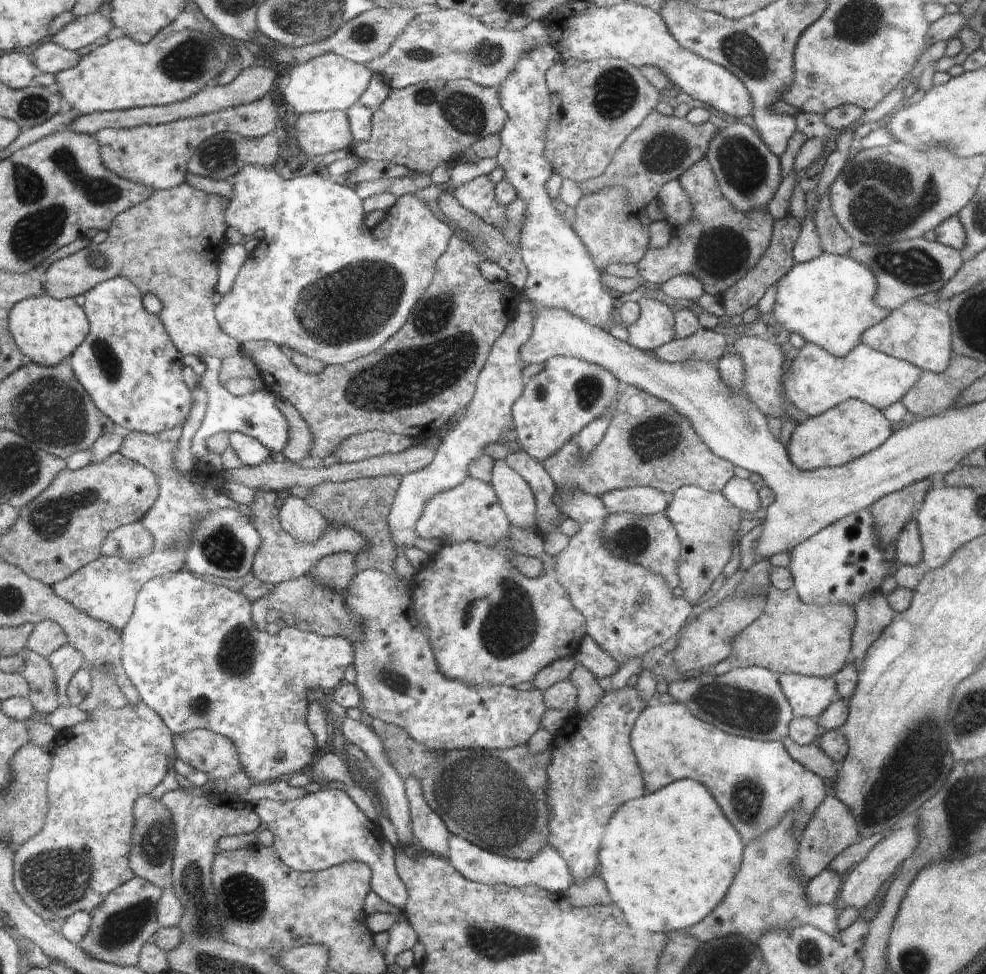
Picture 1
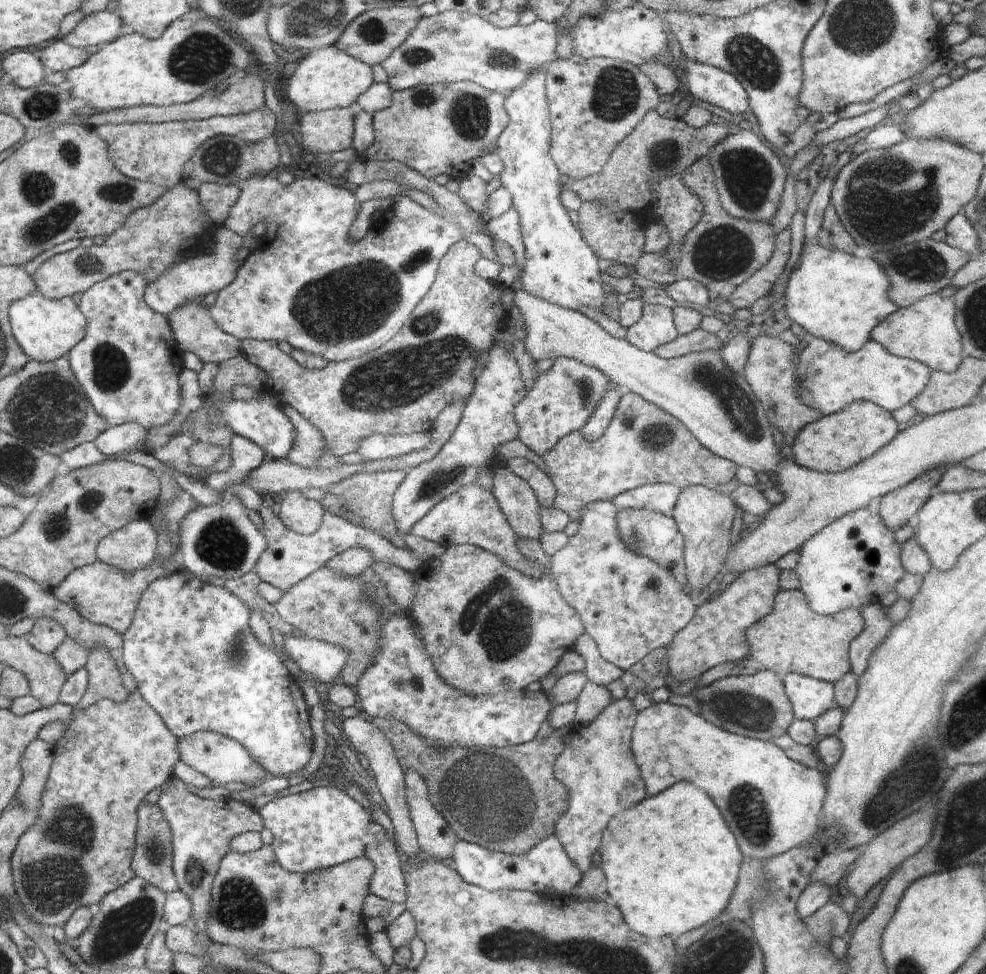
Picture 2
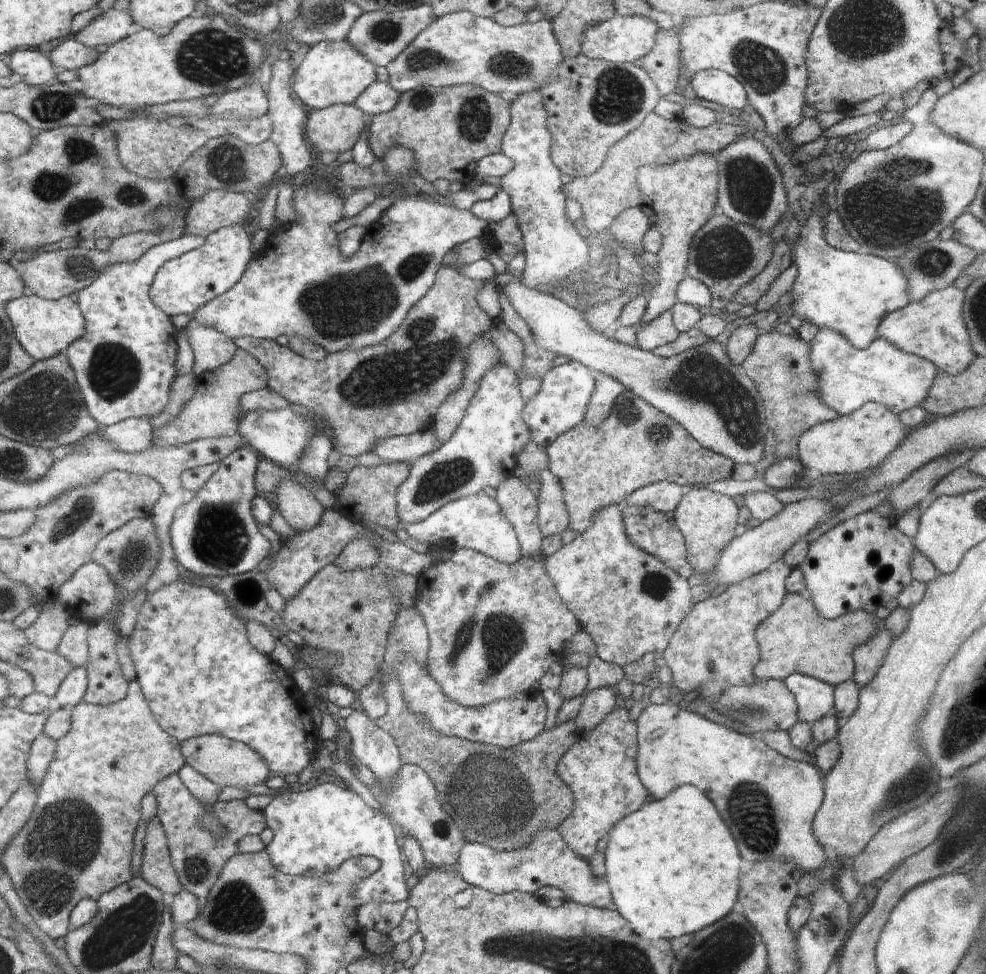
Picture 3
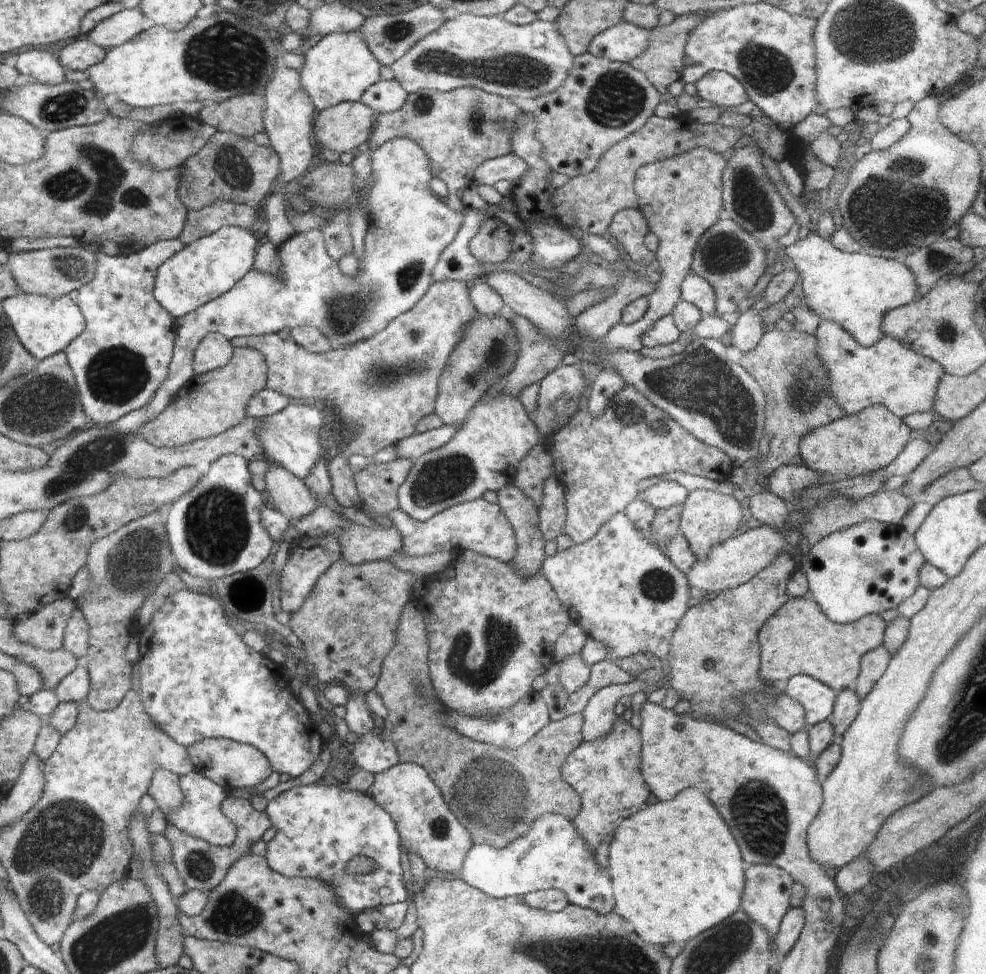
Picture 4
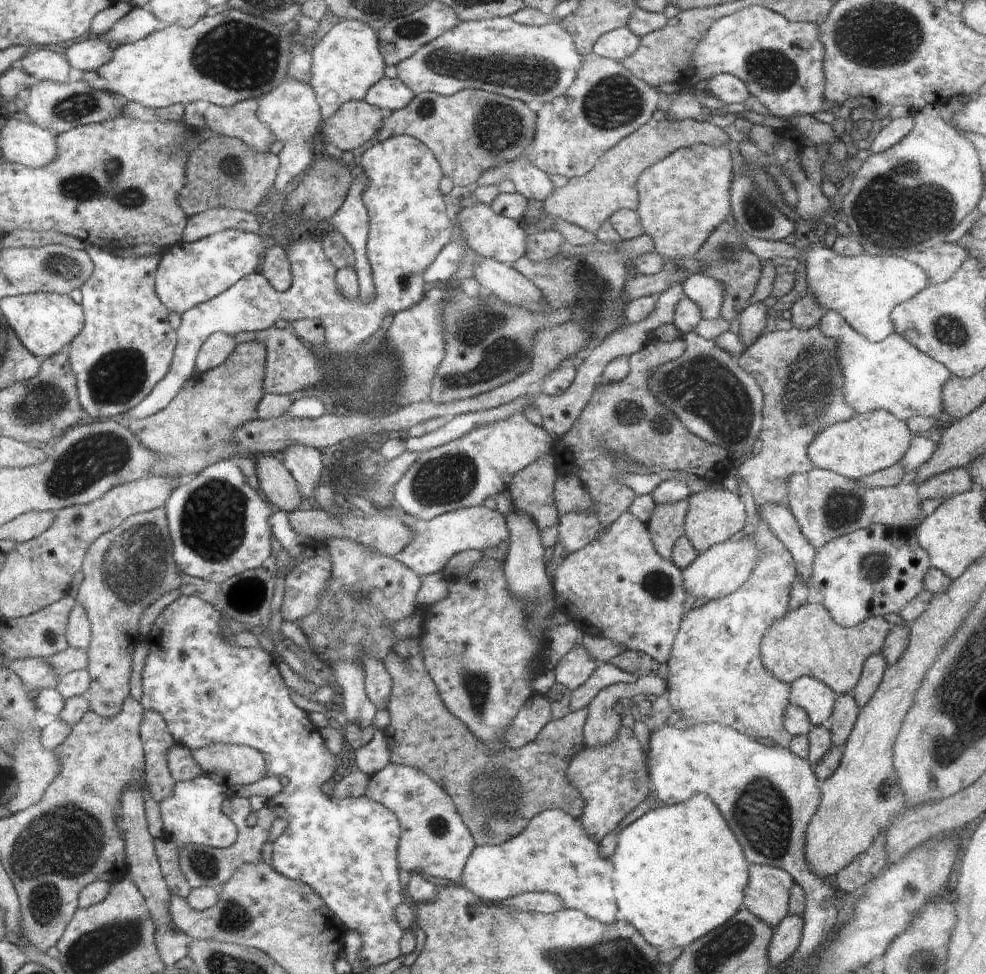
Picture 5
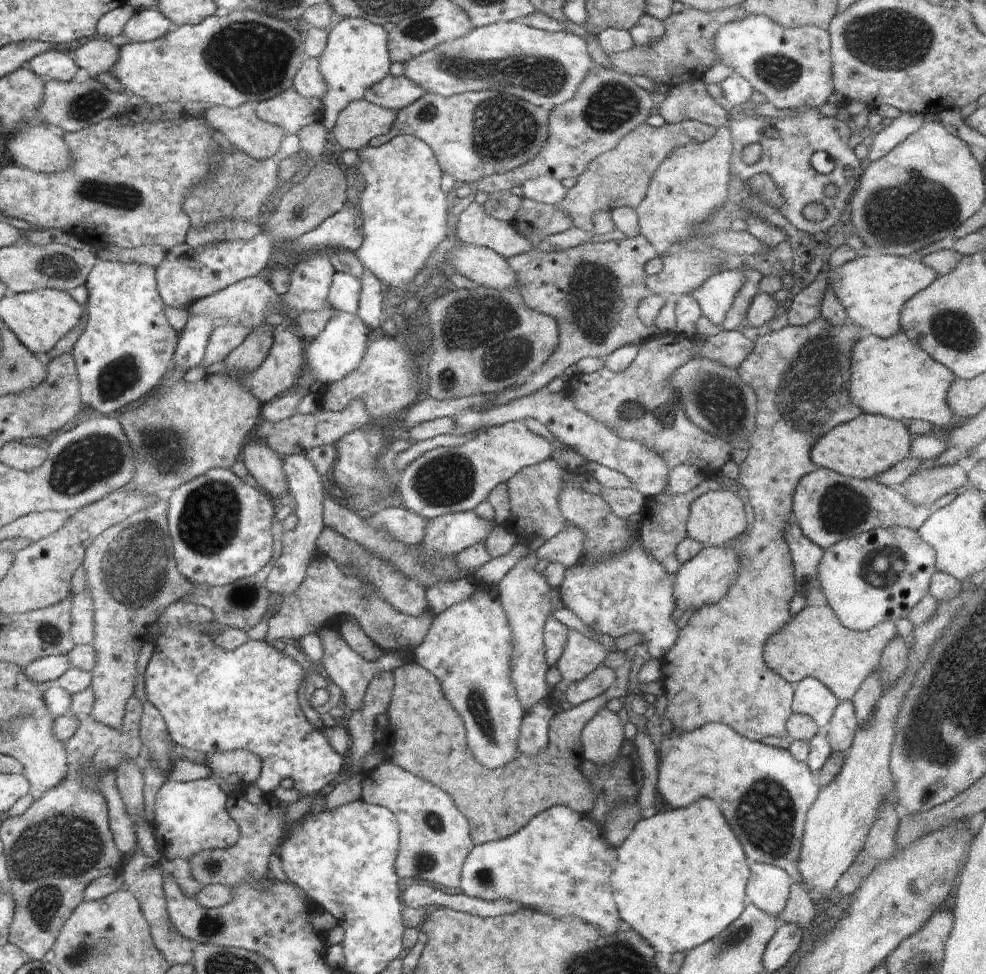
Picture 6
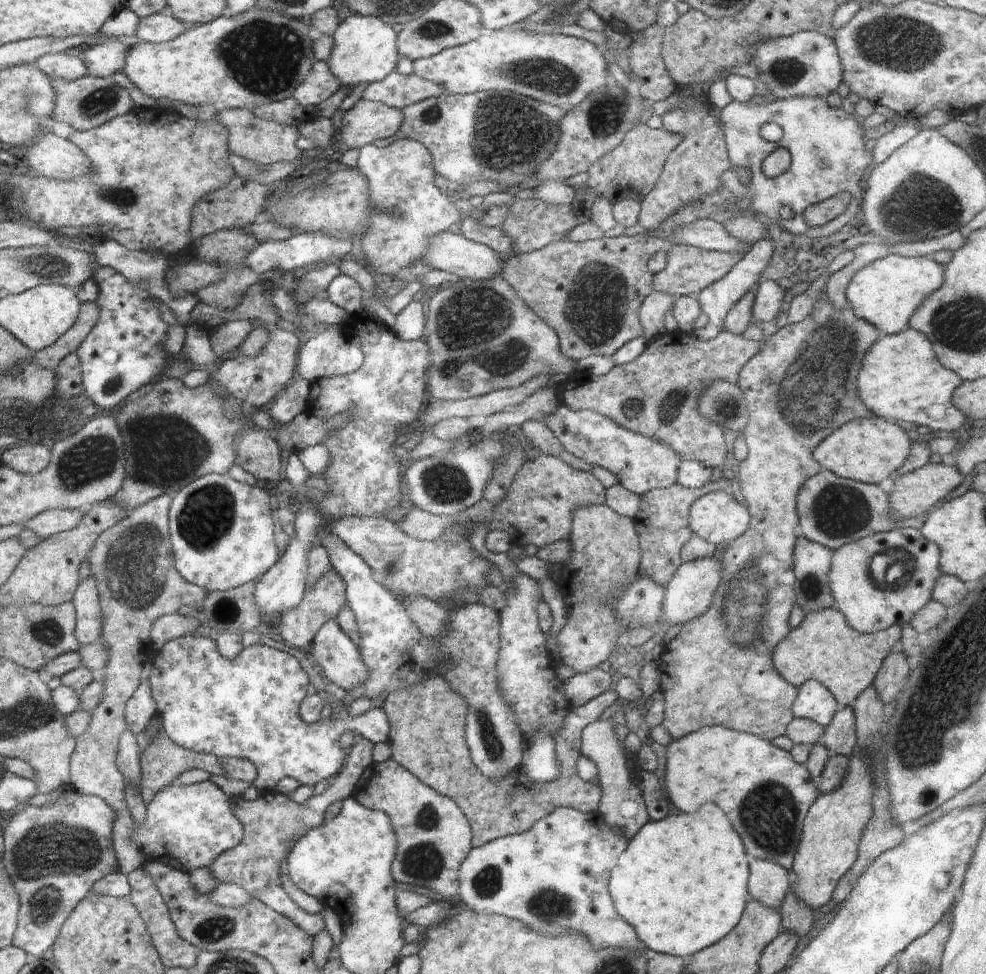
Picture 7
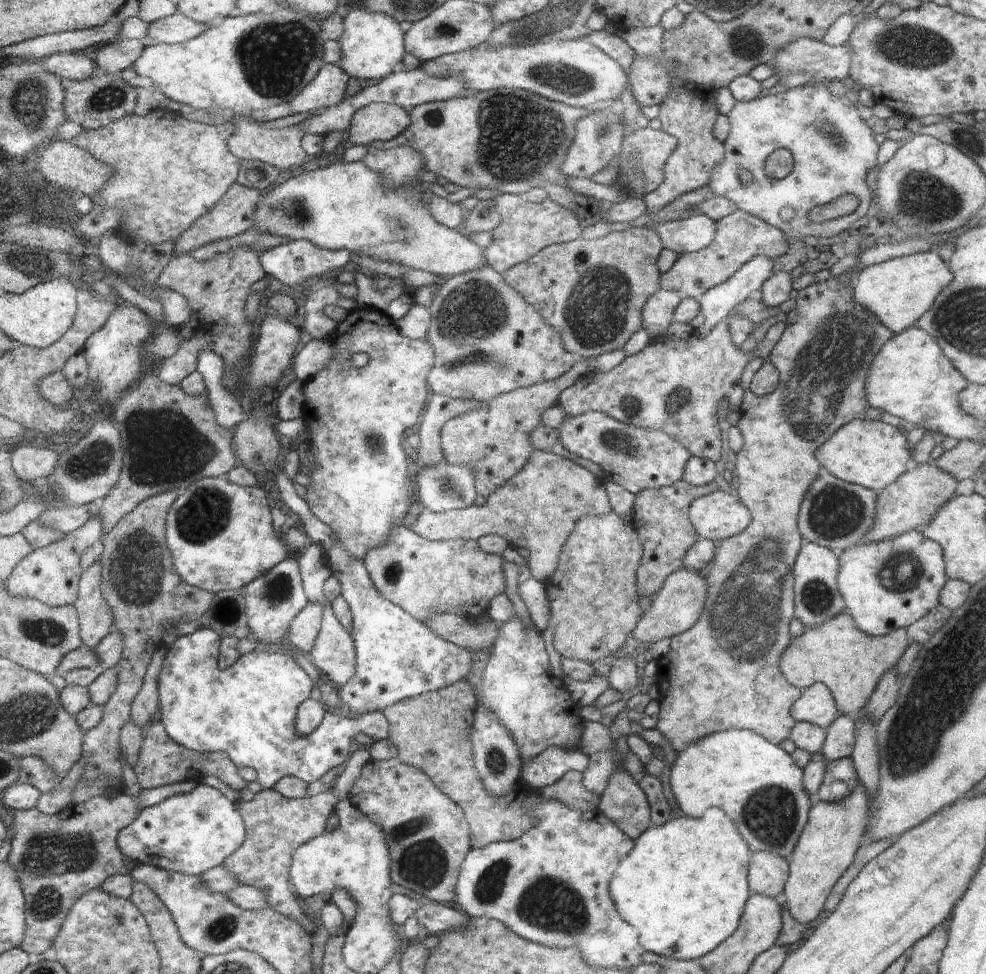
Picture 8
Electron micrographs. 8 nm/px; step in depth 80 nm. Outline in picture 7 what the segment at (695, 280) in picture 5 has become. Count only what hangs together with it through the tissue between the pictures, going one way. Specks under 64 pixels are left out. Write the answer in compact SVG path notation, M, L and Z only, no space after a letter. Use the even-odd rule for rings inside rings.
M770 235L757 240L748 252L722 277L720 280L709 284L702 292L699 292L697 300L700 303L702 313L708 317L706 326L696 329L695 333L700 340L709 341L722 331L726 315L733 306L752 288L757 286L761 272L769 264L774 250L774 241Z

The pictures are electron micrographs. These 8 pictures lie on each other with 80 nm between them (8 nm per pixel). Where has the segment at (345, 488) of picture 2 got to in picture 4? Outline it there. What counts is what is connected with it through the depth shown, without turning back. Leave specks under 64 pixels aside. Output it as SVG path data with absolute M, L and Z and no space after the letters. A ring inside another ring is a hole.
M395 459L387 463L372 463L354 474L354 482L362 511L389 517L400 507L398 490L409 476L413 462Z

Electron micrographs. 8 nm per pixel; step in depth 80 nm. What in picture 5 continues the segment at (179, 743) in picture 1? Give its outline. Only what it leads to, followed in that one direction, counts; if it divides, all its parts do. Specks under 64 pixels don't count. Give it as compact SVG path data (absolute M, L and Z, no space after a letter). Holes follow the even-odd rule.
M208 743L193 750L193 757L204 775L225 786L252 784L267 774L265 757L248 745Z

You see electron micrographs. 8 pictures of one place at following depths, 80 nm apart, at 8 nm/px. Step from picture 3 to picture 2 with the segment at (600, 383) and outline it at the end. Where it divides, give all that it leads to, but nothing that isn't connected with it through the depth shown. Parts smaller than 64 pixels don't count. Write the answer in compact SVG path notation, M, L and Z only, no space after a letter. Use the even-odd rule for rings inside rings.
M615 386L611 390L608 390L607 394L604 394L604 397L600 400L600 404L596 406L596 409L592 412L592 416L590 416L590 419L580 431L585 440L598 440L604 434L612 421L616 406L621 397Z

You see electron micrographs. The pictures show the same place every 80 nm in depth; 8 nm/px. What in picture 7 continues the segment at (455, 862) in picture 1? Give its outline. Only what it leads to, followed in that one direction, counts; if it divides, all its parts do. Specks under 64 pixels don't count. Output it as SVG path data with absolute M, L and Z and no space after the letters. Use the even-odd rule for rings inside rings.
M568 807L555 808L526 832L498 837L492 843L473 847L461 864L459 900L471 908L470 912L504 915L549 937L572 929L586 936L596 948L622 946L643 951L634 927L616 912L609 893L611 870L626 850L627 842L618 830L606 824L597 810L581 813Z

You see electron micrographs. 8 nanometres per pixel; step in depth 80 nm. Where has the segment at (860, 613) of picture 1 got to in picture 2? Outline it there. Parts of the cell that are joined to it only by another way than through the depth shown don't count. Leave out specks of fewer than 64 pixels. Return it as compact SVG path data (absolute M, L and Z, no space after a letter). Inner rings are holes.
M870 604L868 608L862 608L862 618L864 618L864 630L858 634L849 650L851 672L859 679L864 676L870 664L870 656L880 648L880 644L890 636L894 623L885 610L879 604Z

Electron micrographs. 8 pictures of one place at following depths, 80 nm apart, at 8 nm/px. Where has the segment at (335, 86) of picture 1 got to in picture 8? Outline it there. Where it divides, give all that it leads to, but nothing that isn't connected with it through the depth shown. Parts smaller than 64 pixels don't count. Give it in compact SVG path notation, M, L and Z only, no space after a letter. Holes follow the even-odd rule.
M354 6L343 18L343 27L342 37L337 40L341 52L339 67L349 78L380 80L393 73L396 66L400 66L404 58L405 34L400 32L393 17Z

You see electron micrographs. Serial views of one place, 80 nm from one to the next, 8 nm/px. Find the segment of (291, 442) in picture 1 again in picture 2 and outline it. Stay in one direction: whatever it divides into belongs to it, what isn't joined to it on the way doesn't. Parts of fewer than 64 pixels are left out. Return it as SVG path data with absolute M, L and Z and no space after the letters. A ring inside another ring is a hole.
M284 404L282 409L286 416L292 420L294 430L296 430L294 448L286 456L286 459L302 468L319 466L318 462L322 455L322 448L324 448L322 434L308 420L305 420L293 406Z

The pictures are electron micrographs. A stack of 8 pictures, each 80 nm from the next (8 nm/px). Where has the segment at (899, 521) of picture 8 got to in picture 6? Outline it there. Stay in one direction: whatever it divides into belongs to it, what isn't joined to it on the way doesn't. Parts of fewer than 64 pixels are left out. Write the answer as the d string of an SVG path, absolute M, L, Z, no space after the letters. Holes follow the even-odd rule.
M948 465L943 467L933 467L925 471L916 472L917 474L912 474L905 482L907 487L907 493L905 497L913 503L923 504L930 507L930 505L938 500L940 497L954 492L956 488L960 486L968 486L967 472L964 471L960 465Z

